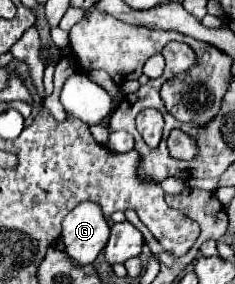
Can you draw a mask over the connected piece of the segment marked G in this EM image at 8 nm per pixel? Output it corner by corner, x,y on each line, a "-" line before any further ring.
84,201
76,205
62,221
64,253
70,257
70,263
78,267
94,263
108,241
108,233
110,227
96,203

